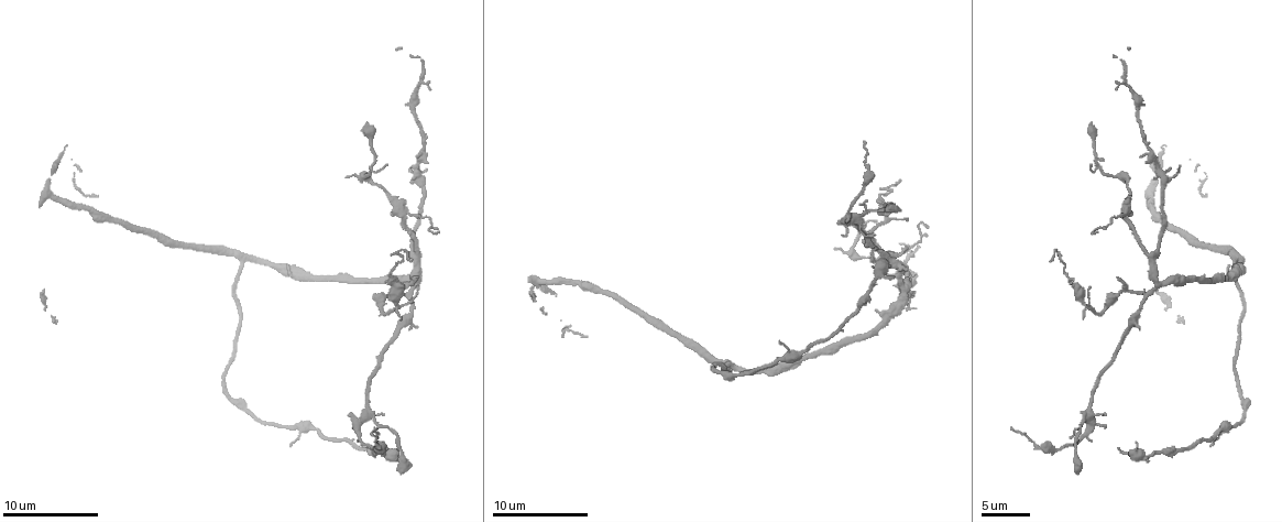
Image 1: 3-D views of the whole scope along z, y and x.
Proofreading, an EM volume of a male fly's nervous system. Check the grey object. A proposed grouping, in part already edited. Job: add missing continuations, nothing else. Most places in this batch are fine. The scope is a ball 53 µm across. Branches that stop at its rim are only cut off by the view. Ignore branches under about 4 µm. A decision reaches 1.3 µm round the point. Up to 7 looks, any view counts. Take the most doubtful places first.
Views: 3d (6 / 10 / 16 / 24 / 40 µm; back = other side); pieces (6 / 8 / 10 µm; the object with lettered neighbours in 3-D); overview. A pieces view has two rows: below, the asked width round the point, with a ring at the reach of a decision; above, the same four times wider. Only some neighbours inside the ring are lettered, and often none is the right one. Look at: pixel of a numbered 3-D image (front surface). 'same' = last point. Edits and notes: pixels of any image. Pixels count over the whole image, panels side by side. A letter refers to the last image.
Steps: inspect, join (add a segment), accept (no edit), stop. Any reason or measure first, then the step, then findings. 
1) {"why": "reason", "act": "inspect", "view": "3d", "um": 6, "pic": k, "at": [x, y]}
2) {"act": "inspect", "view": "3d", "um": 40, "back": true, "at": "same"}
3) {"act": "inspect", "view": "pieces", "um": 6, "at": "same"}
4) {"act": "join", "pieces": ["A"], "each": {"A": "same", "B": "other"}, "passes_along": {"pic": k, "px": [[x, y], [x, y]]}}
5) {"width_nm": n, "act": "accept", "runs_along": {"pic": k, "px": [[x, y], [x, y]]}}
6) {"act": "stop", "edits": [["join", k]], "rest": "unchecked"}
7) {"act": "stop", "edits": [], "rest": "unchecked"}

{"why": "branch stops here", "act": "inspect", "view": "pieces", "um": 10, "pic": 1, "at": [416, 276]}

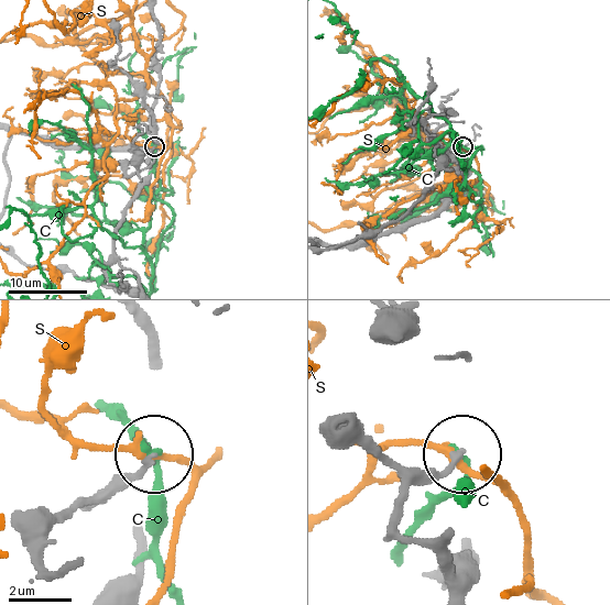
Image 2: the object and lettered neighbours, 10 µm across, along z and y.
{"width_nm": 180, "act": "accept", "each": {"C": "other", "S": "other"}, "found": "no lettered segment goes on from it"}

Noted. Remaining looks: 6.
{"why": "tapers out", "act": "inspect", "view": "3d", "um": 6, "pic": 1, "at": [1051, 262]}

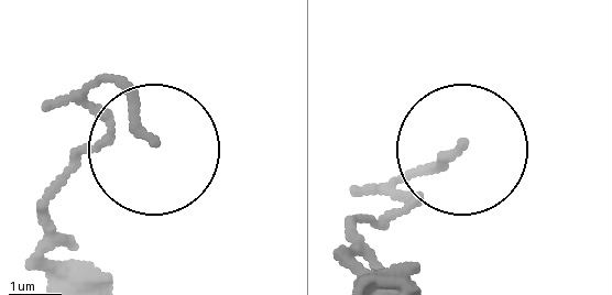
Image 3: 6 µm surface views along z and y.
{"act": "inspect", "view": "pieces", "um": 6, "pic": 3, "at": [461, 149]}

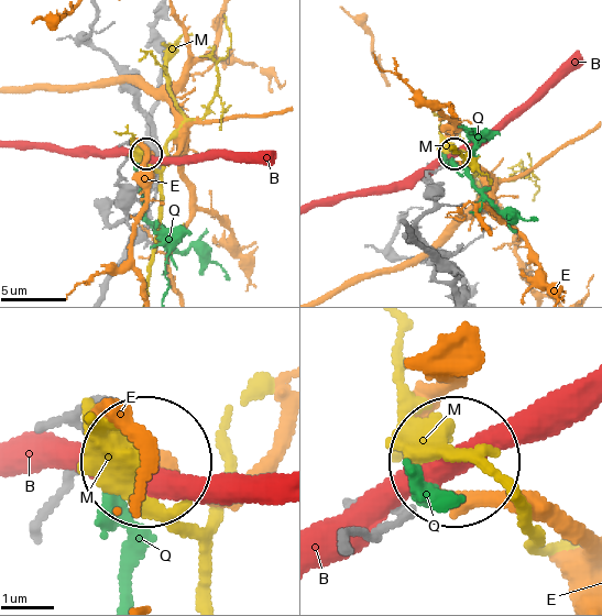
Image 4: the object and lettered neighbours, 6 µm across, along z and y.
{"width_nm": 150, "act": "accept", "each": {"B": "other", "E": "other", "M": "other", "Q": "other"}, "found": "no lettered segment goes on from it"}

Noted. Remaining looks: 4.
{"why": "end of a long branch", "act": "inspect", "view": "pieces", "um": 8, "pic": 1, "at": [366, 123]}

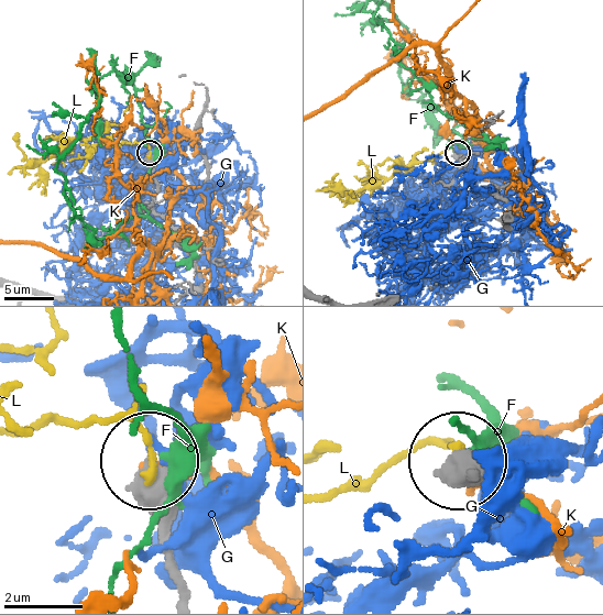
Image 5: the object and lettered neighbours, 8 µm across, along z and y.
{"act": "accept", "each": {"F": "other", "G": "other", "K": "other", "L": "other"}, "found": "no lettered segment goes on from it"}

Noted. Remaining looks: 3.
{"why": "end of a long branch", "act": "inspect", "view": "pieces", "um": 8, "pic": 1, "at": [863, 141]}

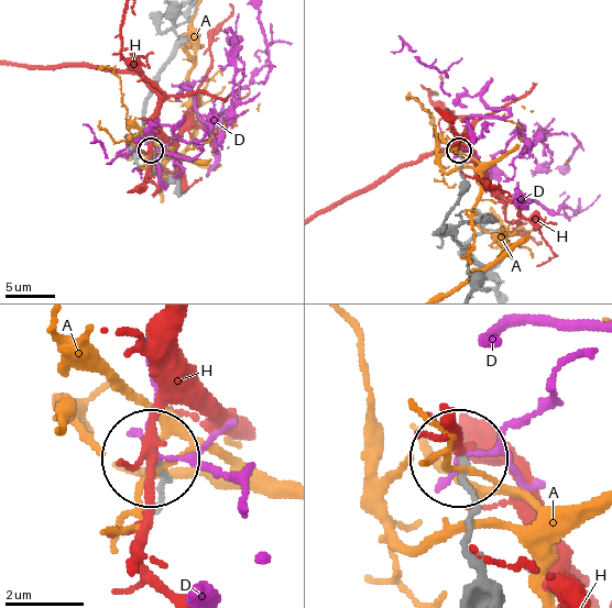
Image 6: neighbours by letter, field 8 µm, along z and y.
{"act": "accept", "each": {"A": "other", "D": "other", "H": "other"}, "runs_along": {"pic": 6, "px": [[159, 505], [165, 482], [152, 459]]}, "found": "none of them fits"}

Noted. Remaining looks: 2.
{"act": "stop", "edits": [], "rest": "unchecked"}

